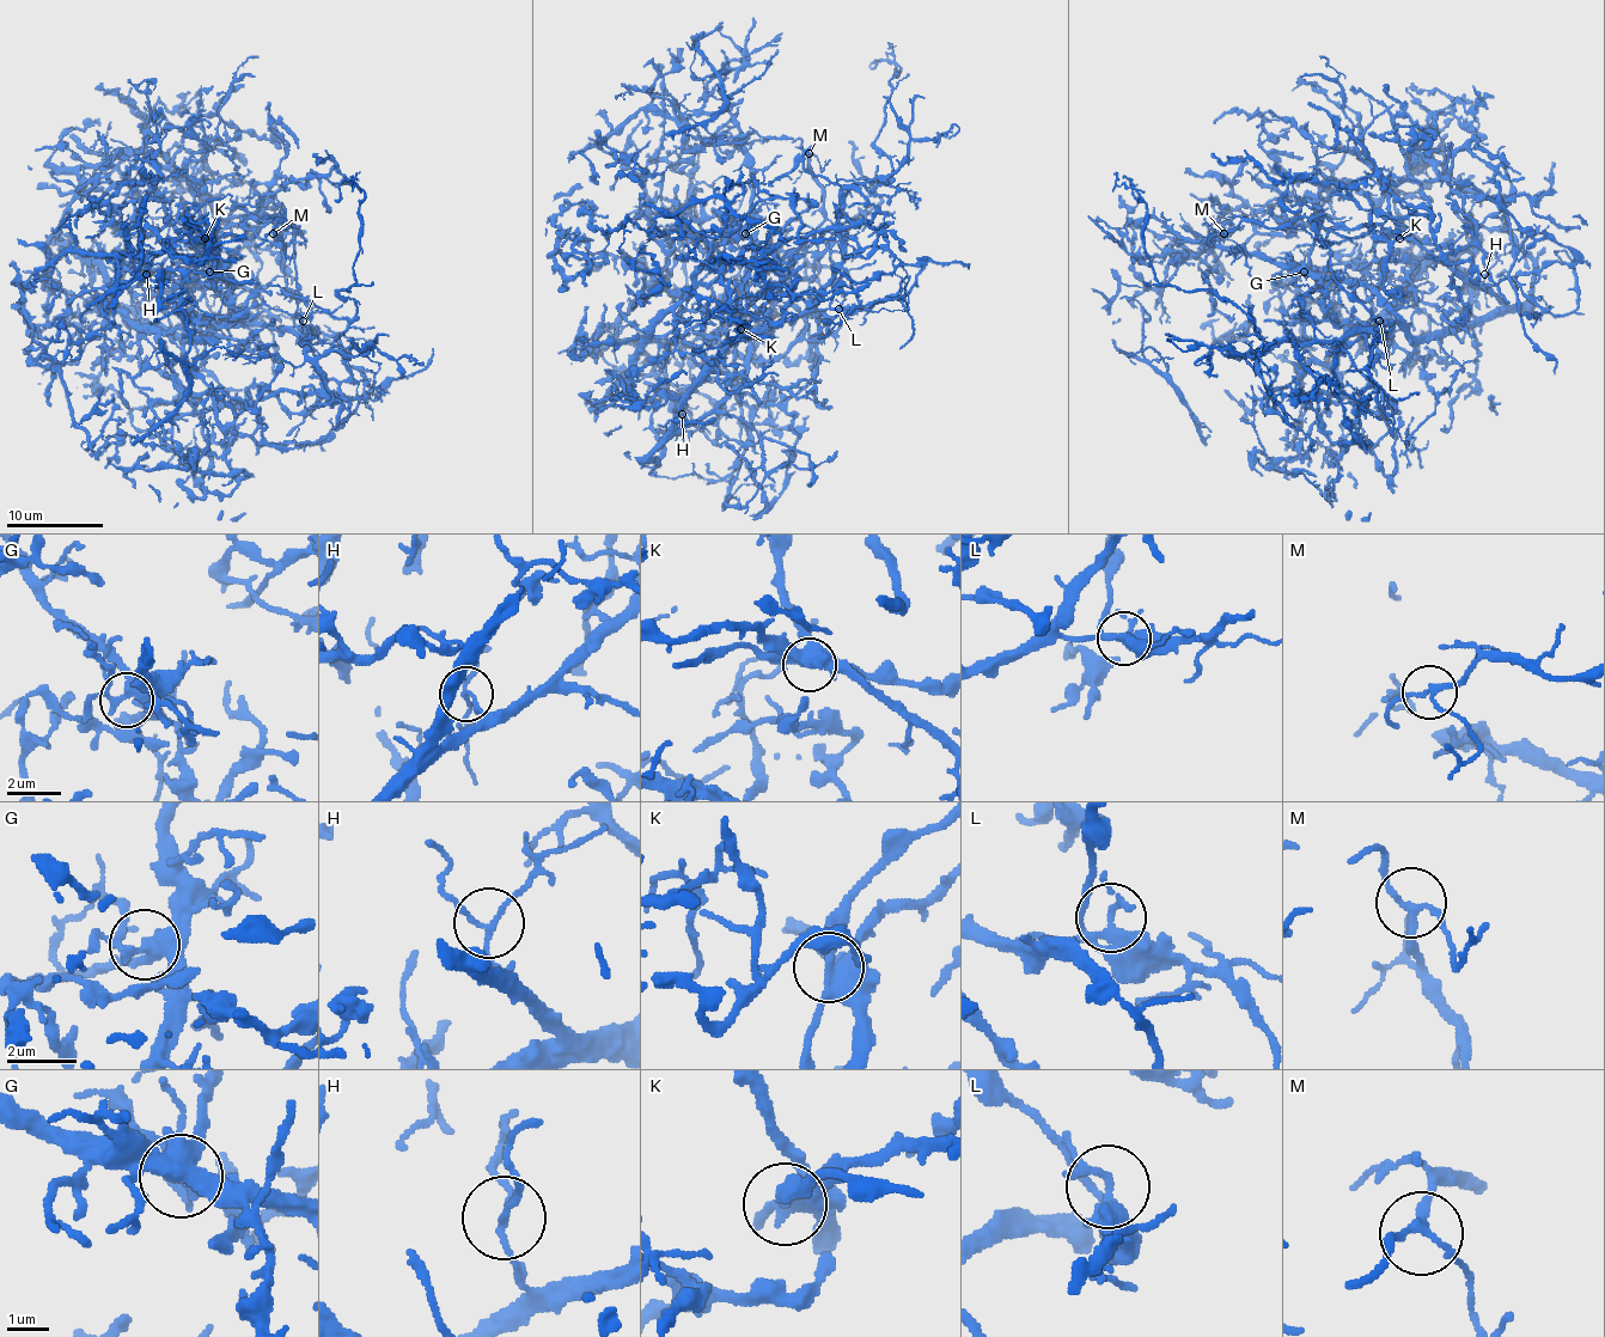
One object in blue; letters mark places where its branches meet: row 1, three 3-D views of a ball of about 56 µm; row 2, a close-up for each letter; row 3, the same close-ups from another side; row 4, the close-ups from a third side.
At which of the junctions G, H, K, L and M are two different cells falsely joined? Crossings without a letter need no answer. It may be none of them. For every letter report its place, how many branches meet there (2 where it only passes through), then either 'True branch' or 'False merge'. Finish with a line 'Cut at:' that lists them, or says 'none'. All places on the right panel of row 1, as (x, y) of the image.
G: Place: (1304, 272). Branches: 6. True branch
H: Place: (1484, 274). Branches: 3. True branch
K: Place: (1399, 238). Branches: 5. True branch
L: Place: (1379, 321). Branches: 5. True branch
M: Place: (1224, 233). Branches: 3. True branch
Cut at: none

